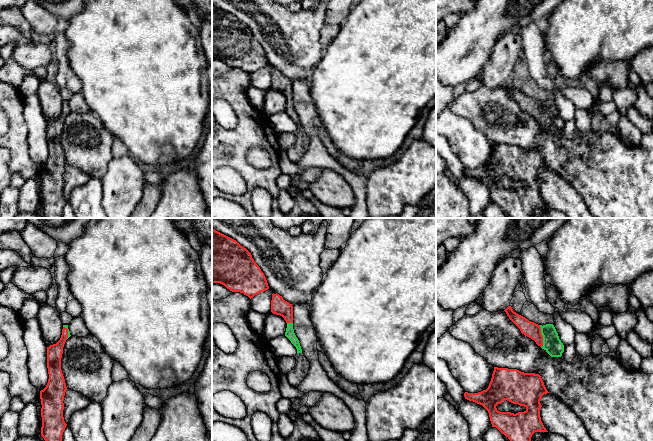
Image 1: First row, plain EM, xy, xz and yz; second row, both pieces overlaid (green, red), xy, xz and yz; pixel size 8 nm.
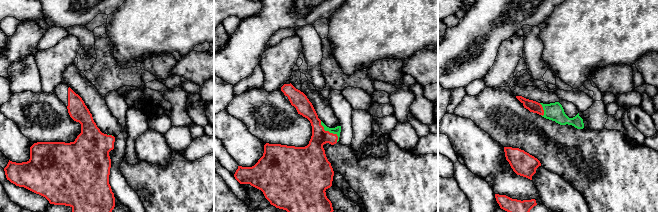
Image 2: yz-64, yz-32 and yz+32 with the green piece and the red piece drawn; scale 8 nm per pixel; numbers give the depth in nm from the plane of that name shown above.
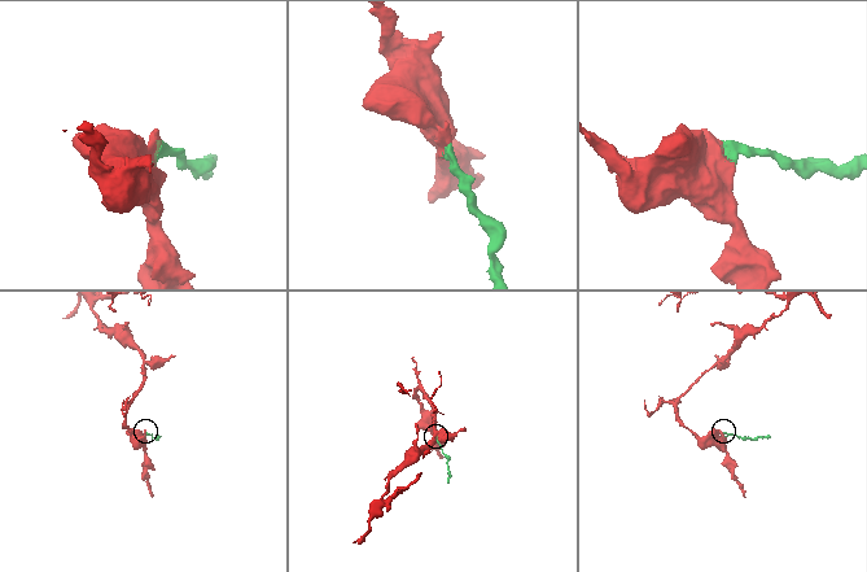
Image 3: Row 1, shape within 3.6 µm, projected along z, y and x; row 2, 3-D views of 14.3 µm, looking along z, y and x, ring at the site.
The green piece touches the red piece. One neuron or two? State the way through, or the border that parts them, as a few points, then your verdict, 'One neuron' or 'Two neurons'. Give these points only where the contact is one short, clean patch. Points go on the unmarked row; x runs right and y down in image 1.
Path across: yz (552, 120), (542, 111), (530, 105). One neuron

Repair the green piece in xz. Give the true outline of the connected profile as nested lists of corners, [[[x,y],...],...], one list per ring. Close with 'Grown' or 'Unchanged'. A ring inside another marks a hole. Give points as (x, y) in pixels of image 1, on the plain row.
[[[273,68],[271,76],[271,88],[276,91],[280,91],[287,99],[285,112],[296,123],[297,130],[302,129],[302,125],[298,114],[296,113],[293,105],[293,82],[289,78],[285,77],[282,72]]]. Grown

